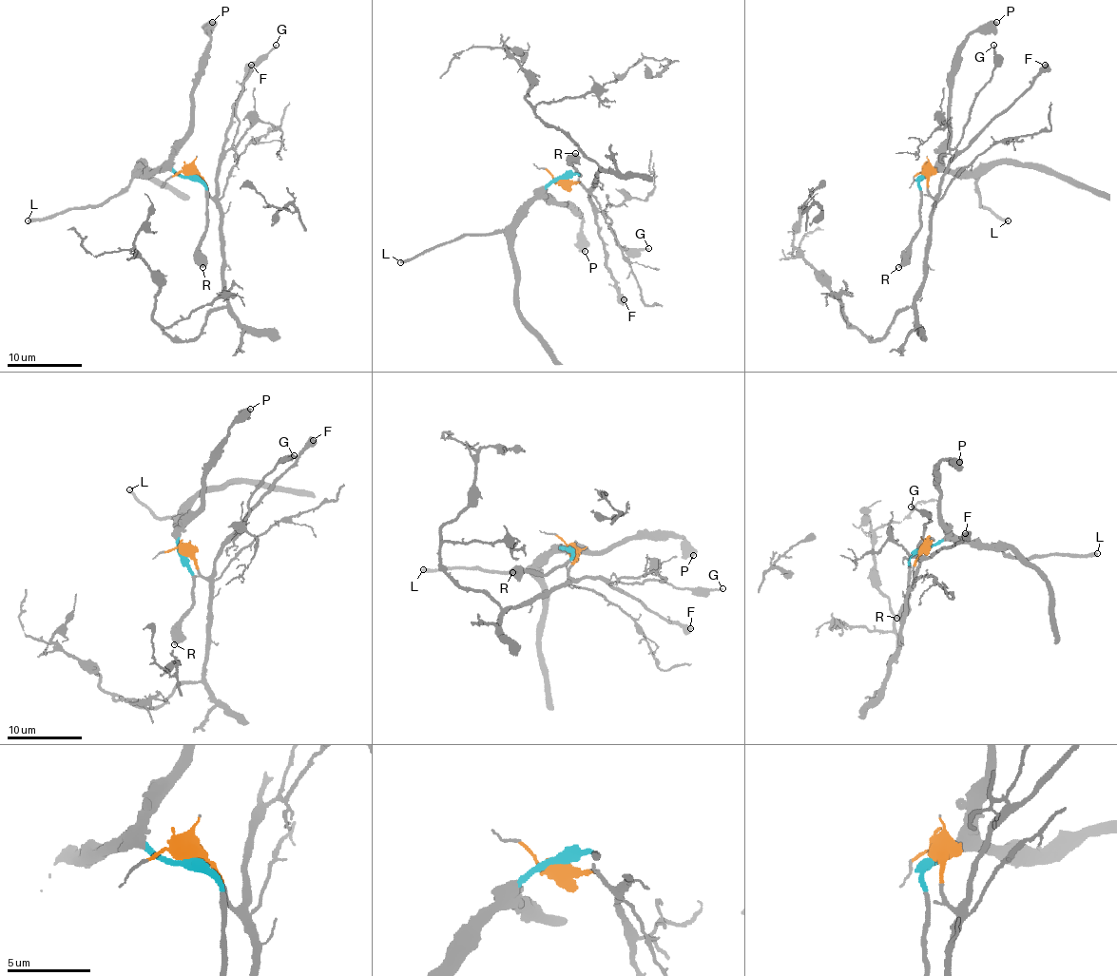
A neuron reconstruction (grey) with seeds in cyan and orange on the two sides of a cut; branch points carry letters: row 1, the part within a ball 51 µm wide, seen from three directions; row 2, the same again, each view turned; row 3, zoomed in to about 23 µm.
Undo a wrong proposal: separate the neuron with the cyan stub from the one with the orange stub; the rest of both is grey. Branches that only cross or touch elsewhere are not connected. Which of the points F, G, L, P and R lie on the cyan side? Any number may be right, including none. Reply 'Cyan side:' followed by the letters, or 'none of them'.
Cyan side: L, P, R

